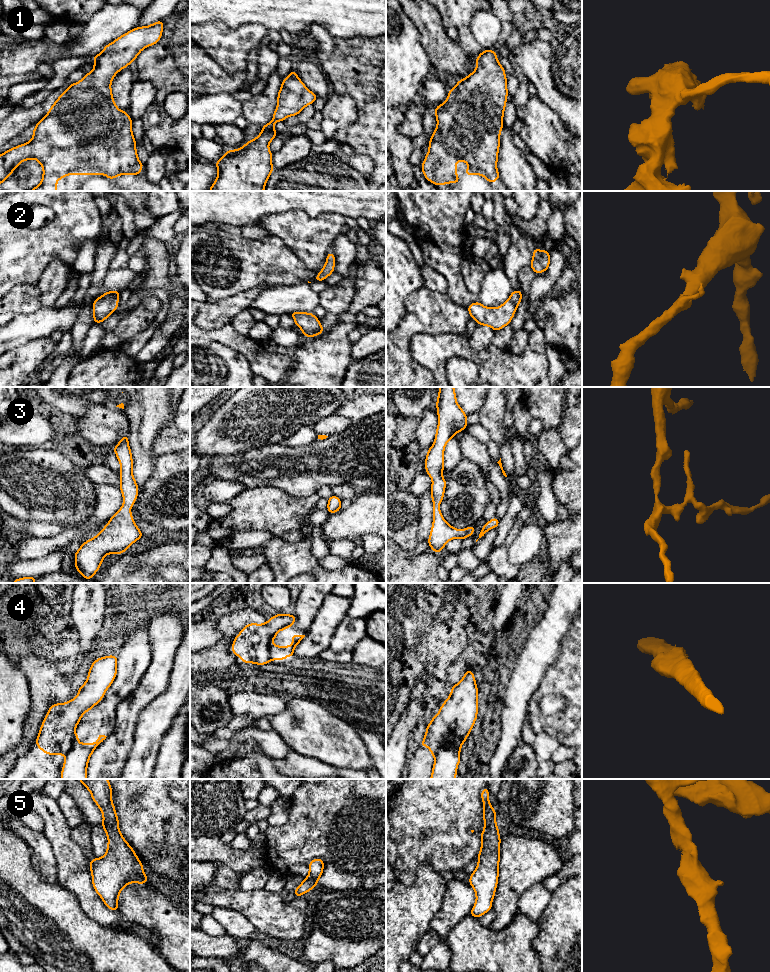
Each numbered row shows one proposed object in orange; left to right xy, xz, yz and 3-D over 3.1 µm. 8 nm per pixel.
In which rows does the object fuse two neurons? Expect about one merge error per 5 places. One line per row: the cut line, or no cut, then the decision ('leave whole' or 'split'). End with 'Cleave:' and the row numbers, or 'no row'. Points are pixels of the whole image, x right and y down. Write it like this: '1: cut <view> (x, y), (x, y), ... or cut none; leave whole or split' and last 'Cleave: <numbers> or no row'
1: cut none; leave whole
2: cut none; leave whole
3: cut none; leave whole
4: cut yz (452, 733), (434, 756); split
5: cut none; leave whole
Cleave: 4

